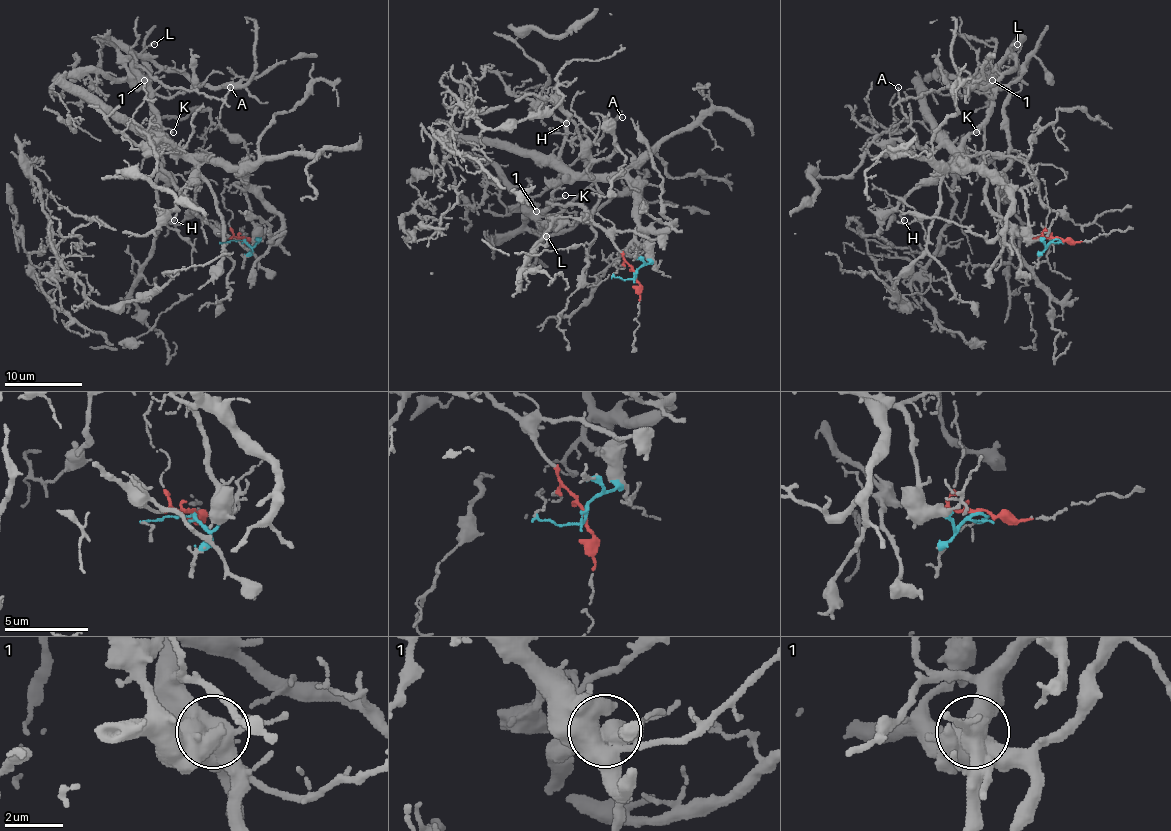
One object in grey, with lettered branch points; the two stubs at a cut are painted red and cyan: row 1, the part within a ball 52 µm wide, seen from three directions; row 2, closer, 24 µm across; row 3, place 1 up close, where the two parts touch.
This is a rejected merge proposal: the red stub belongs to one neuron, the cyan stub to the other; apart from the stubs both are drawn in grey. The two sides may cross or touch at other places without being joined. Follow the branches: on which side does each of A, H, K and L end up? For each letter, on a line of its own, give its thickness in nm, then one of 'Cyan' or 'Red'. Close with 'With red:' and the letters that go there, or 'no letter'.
A: Thickness 110 nm. Red
H: Thickness 160 nm. Cyan
K: Thickness 130 nm. Red
L: Thickness 140 nm. Red
With red: A, K, L

